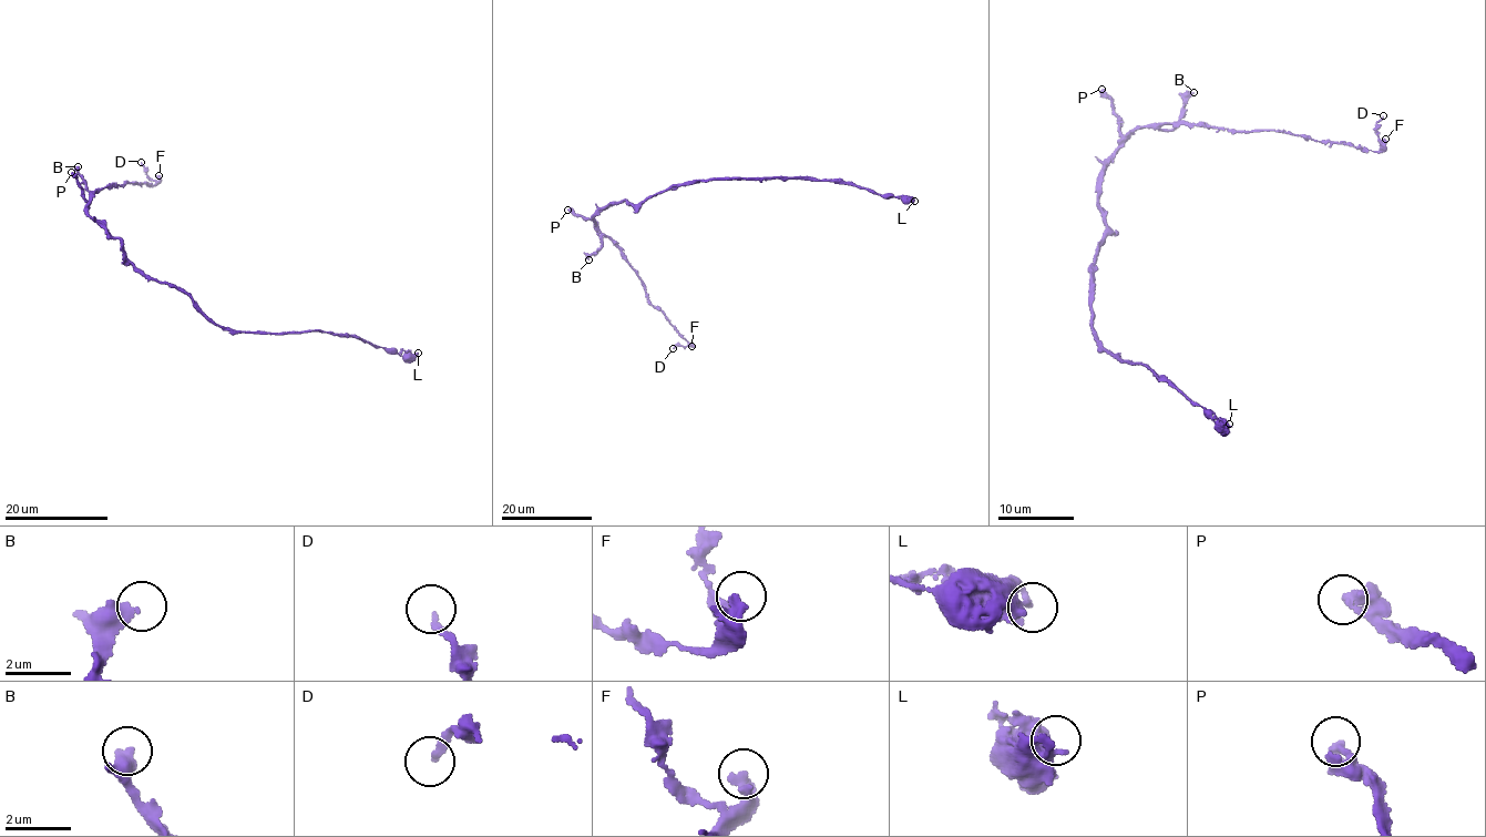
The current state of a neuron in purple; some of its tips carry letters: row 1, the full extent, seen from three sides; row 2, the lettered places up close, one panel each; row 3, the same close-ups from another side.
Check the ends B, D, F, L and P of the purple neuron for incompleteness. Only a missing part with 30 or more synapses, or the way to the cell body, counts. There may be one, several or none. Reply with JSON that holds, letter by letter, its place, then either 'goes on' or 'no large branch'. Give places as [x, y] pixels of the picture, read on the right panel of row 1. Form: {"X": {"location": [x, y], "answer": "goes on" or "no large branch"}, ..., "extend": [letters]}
{"B": {"location": [1194, 92], "answer": "no large branch"}, "D": {"location": [1383, 115], "answer": "no large branch"}, "F": {"location": [1385, 139], "answer": "no large branch"}, "L": {"location": [1229, 424], "answer": "no large branch"}, "P": {"location": [1102, 89], "answer": "no large branch"}, "extend": []}

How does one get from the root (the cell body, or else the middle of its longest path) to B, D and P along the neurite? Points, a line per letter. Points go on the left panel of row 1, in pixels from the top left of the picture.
B: (145, 274), (126, 257), (123, 244), (88, 214), (86, 205), (92, 192), (88, 190), (78, 166)
D: (145, 274), (86, 205), (93, 192), (111, 184), (154, 185), (141, 162)
P: (145, 274), (126, 257), (123, 244), (88, 214), (84, 189), (71, 172)

